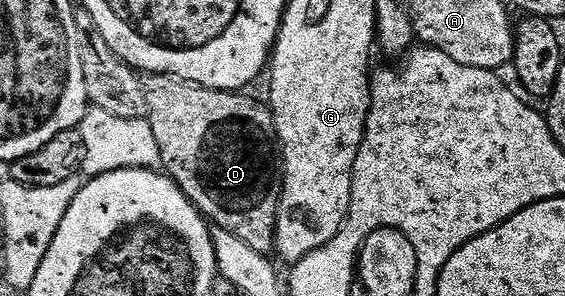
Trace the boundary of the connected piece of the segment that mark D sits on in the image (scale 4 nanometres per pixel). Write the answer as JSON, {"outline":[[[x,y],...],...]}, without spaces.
{"outline":[[[145,72],[139,76],[139,82],[147,99],[145,119],[161,150],[159,163],[162,171],[171,177],[171,181],[191,199],[214,227],[229,230],[229,234],[237,234],[237,238],[253,246],[253,250],[264,254],[274,253],[279,199],[283,193],[283,170],[279,135],[270,107],[264,101],[262,104],[246,96],[248,93],[243,90],[226,92],[216,88],[202,88],[200,84],[169,74]]]}

